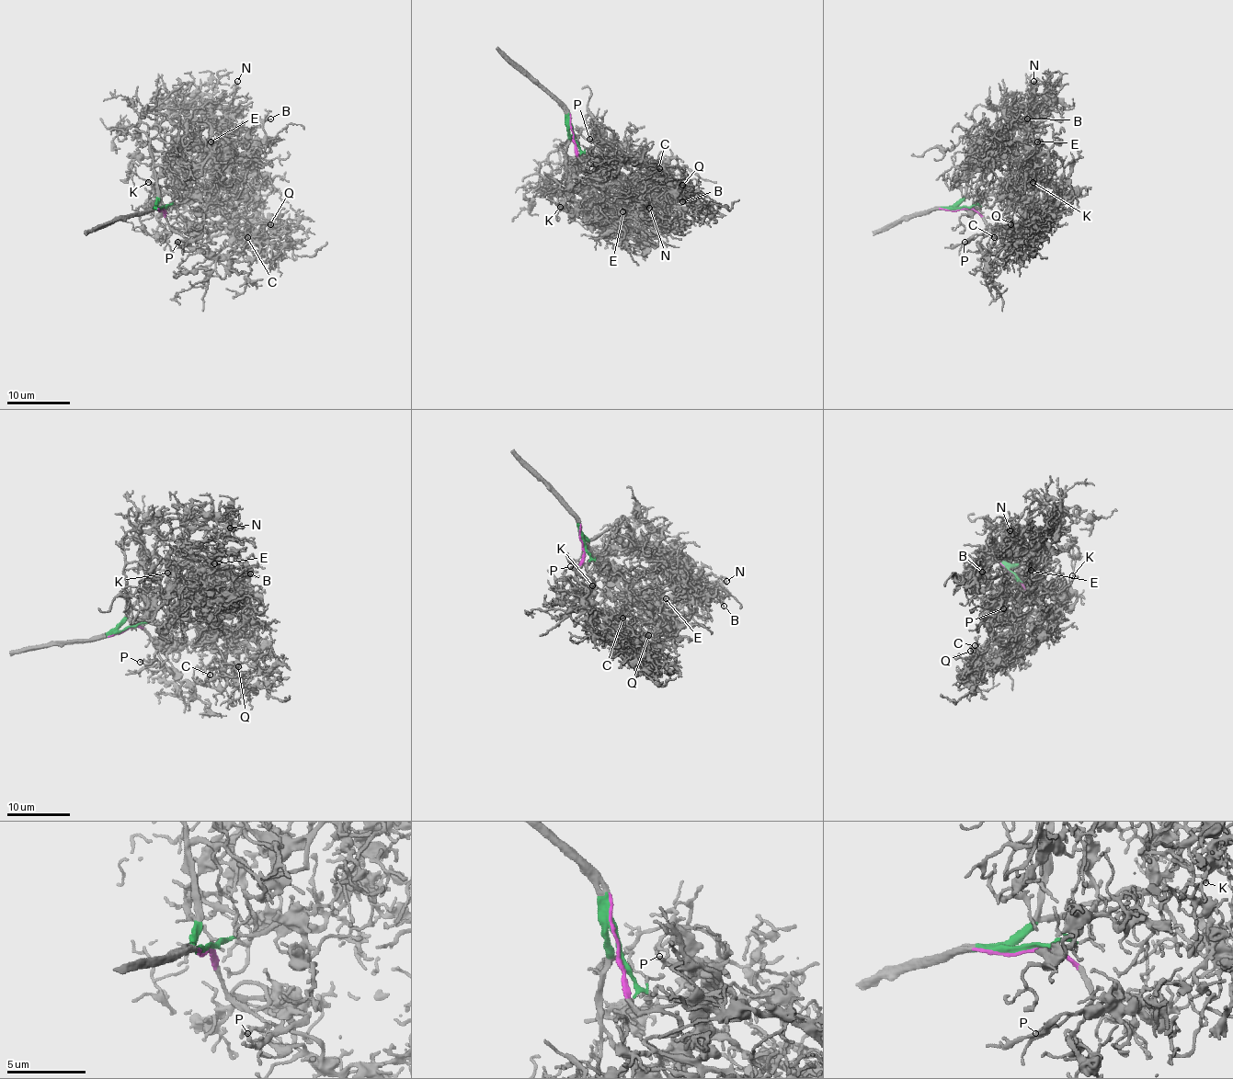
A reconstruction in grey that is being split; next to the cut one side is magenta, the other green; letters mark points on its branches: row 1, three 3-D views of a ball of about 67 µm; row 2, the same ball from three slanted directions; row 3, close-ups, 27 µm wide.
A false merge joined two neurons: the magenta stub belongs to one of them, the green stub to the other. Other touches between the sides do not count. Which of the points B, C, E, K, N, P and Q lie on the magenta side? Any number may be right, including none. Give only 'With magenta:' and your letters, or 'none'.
With magenta: C, P, Q

